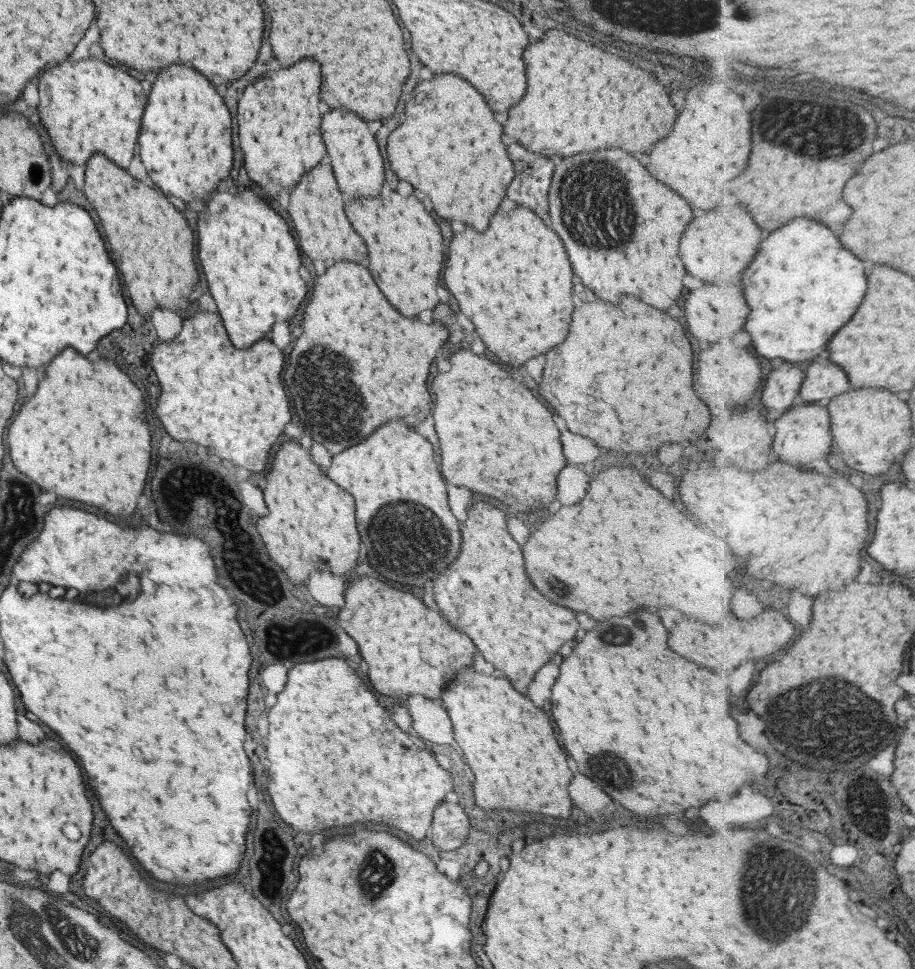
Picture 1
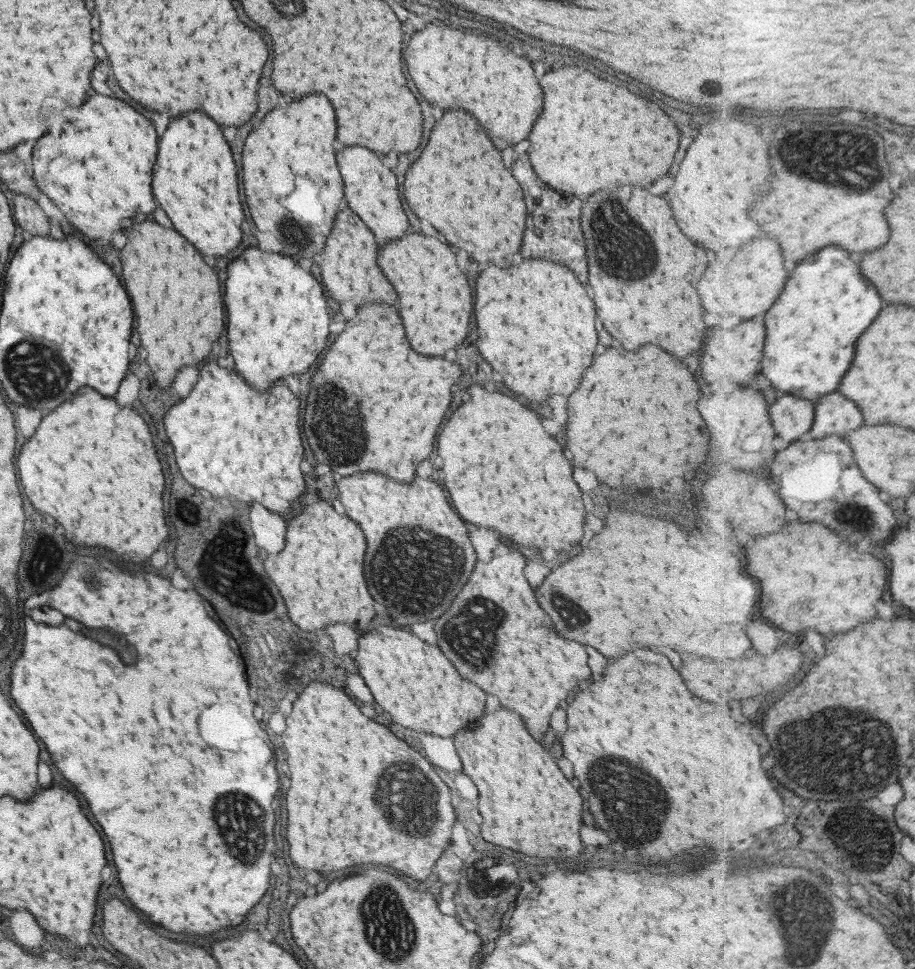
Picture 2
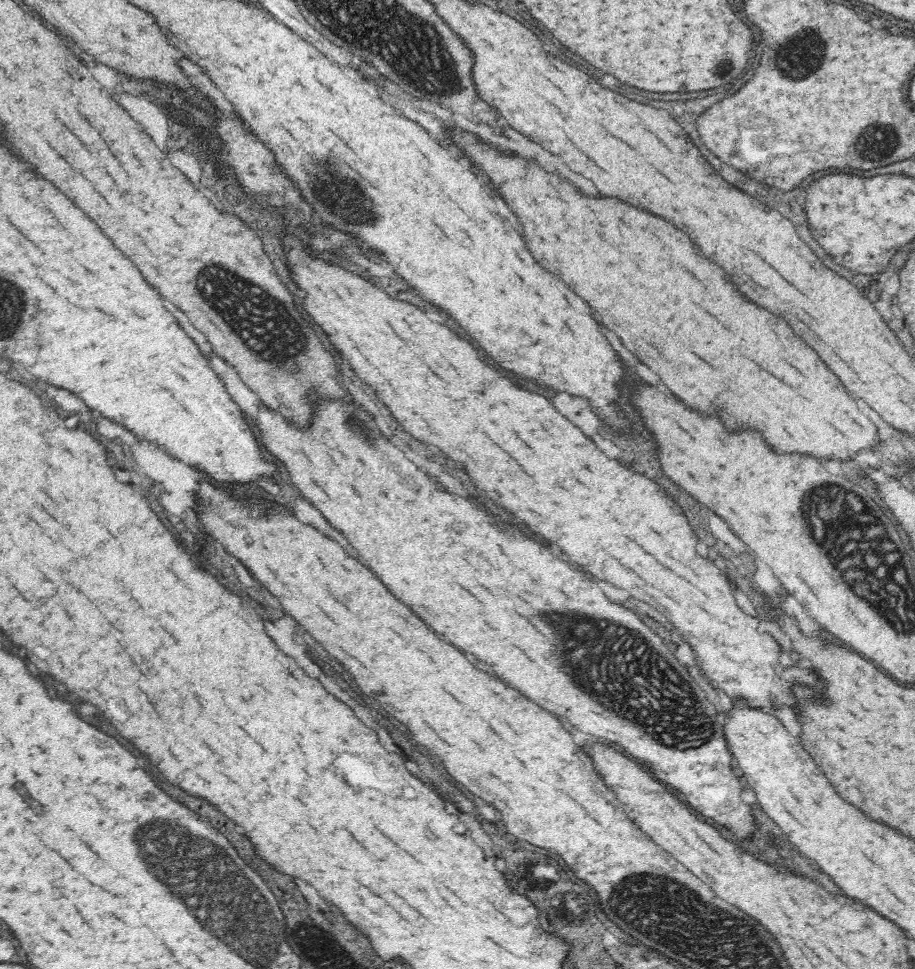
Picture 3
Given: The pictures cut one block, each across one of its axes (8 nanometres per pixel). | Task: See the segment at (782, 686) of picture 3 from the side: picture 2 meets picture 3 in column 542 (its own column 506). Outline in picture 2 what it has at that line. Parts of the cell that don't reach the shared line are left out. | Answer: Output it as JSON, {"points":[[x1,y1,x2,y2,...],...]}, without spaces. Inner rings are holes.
{"points":[[479,386,469,388,471,402,465,402,455,410,447,424,437,436,437,456,443,460,445,490,457,514,475,526,491,528,503,534,507,540,521,546,533,548,553,548,555,552,569,552,583,536,585,510,581,492,571,480,569,460,561,454,559,444,547,436,537,416,521,406,519,402,499,394,485,392]]}

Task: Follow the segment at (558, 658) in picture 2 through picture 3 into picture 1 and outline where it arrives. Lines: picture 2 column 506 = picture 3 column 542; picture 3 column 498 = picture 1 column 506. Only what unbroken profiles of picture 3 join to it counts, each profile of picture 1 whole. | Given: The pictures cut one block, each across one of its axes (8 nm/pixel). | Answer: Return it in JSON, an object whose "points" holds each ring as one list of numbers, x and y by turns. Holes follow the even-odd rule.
{"points":[[477,502,467,512,467,520,463,524,465,526,461,528,461,550,457,558,449,564,443,576,435,578,433,582,437,608,455,630,463,632,475,644,485,662,491,662,497,670,511,670,505,672,505,676,511,680,511,686,517,692,525,694,527,684,537,672,537,668,543,666,561,644,575,636,575,614,567,608,551,604,547,598,535,592,527,574,523,572,521,550,505,530,505,516,501,510,485,502]]}

